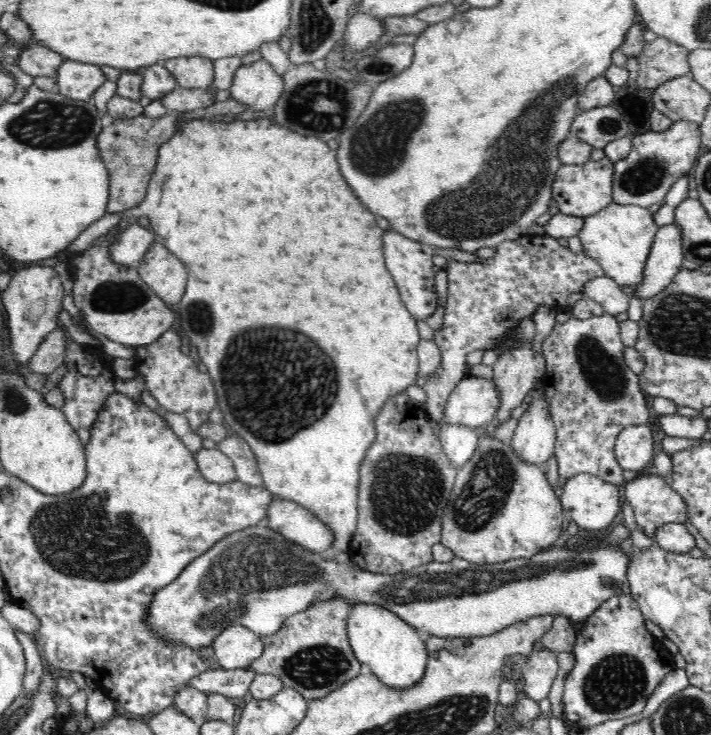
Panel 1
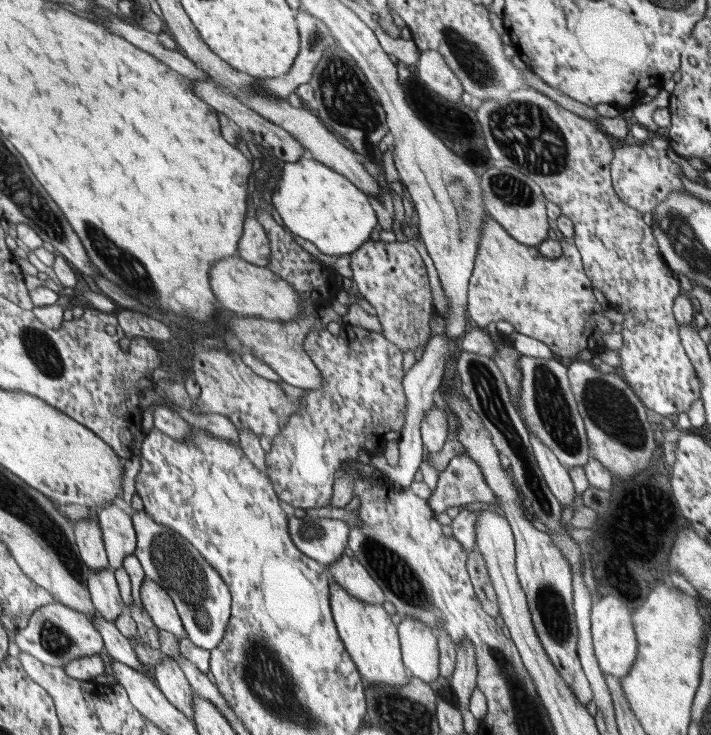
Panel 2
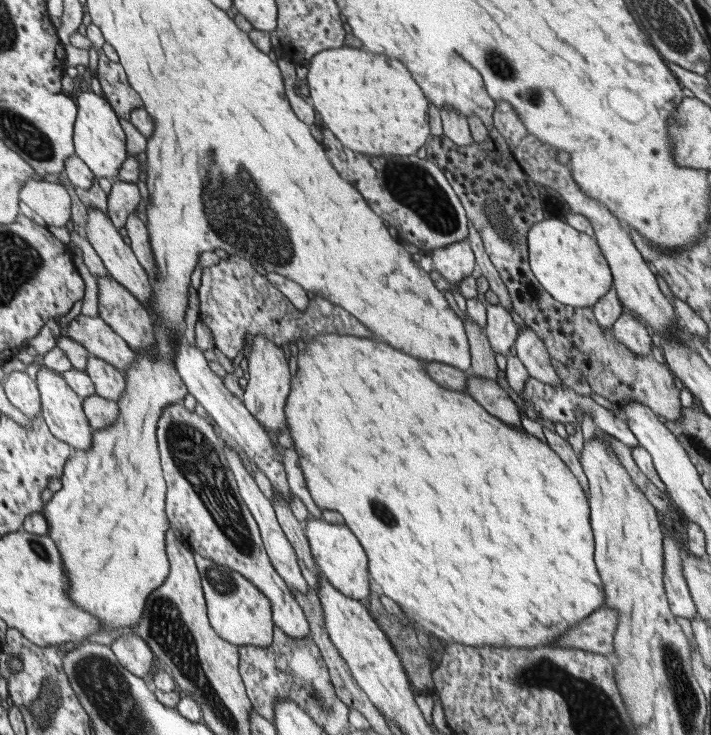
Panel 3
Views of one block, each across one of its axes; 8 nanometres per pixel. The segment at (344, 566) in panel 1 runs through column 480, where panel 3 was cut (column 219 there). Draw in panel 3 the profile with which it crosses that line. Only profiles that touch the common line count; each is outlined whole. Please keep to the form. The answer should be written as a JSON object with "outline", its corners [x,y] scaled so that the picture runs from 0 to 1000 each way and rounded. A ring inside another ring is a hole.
{"outline":[[[277,754],[276,758],[300,857],[318,873],[338,882],[381,879],[385,846],[380,833],[381,819],[371,804],[326,771],[312,770],[311,766],[302,766],[300,761],[287,759],[283,754]]]}

